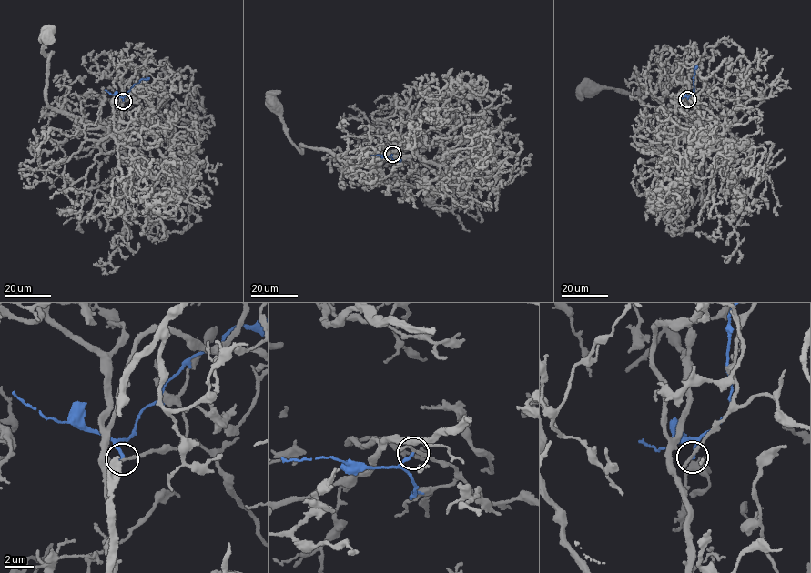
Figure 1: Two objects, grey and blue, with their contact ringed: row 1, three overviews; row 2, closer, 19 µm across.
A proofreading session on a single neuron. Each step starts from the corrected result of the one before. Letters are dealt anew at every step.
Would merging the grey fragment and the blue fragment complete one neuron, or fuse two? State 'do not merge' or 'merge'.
do not merge

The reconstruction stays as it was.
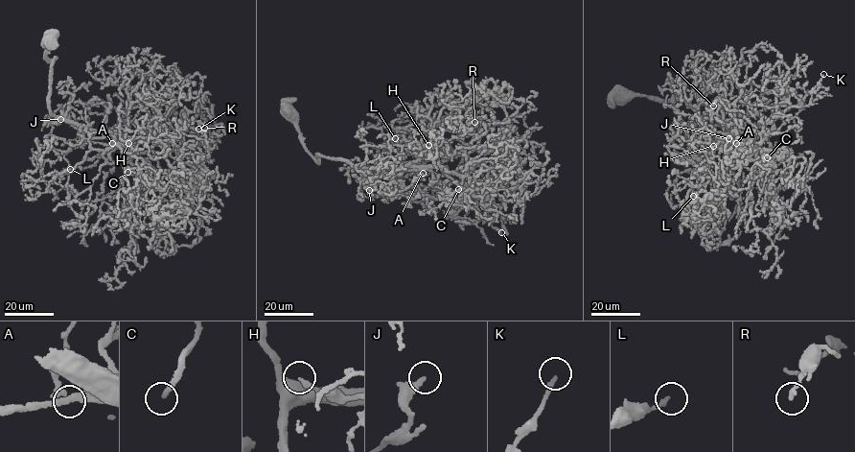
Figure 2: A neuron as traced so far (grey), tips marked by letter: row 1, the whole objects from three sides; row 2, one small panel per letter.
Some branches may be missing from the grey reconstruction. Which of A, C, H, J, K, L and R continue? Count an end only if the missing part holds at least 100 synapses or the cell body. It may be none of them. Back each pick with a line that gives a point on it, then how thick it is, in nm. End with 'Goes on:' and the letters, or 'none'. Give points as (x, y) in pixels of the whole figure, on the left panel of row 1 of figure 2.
C: (127, 172) | 200 nm
Goes on: C

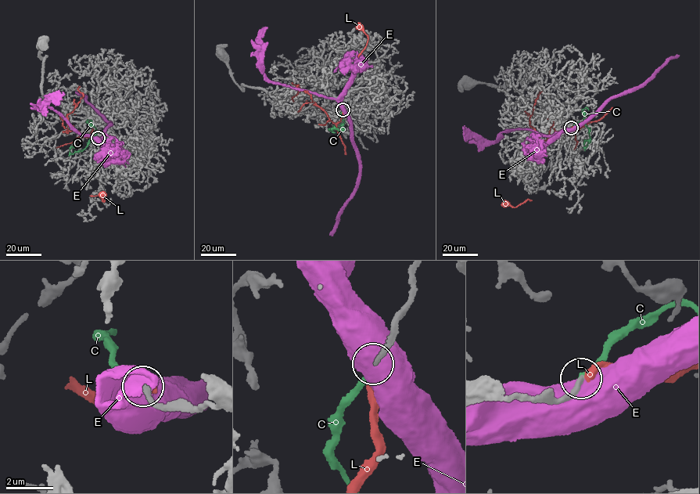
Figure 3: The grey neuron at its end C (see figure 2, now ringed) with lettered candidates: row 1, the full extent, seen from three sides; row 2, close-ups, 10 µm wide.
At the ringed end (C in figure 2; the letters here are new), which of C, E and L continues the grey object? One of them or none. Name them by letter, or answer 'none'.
C

